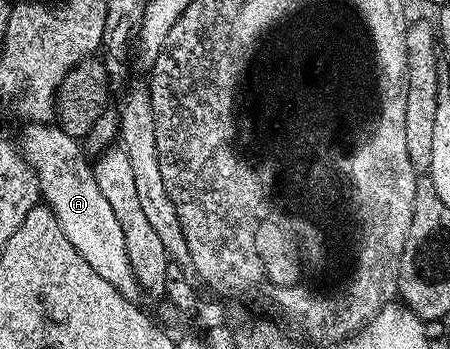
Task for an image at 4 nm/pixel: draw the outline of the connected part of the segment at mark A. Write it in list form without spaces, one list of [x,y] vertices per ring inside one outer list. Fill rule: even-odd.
[[[27,123],[25,127],[21,138],[18,138],[21,154],[24,160],[31,164],[39,182],[41,199],[54,212],[58,226],[66,235],[66,240],[69,240],[70,244],[74,244],[74,248],[86,260],[90,268],[93,268],[98,276],[114,287],[124,299],[139,303],[144,290],[137,277],[134,276],[133,265],[130,264],[130,258],[126,253],[126,240],[122,233],[122,226],[118,223],[118,218],[110,204],[107,203],[106,196],[98,188],[98,182],[94,179],[93,163],[90,158],[89,160],[86,158],[82,150],[83,145],[79,139],[62,132],[60,127],[55,124]]]

